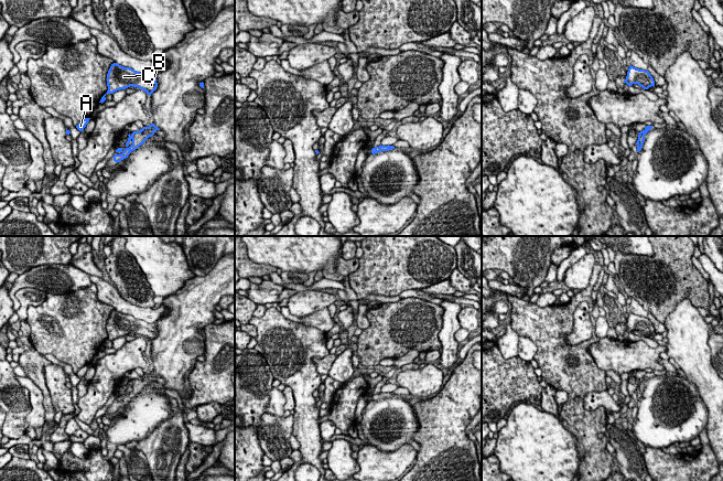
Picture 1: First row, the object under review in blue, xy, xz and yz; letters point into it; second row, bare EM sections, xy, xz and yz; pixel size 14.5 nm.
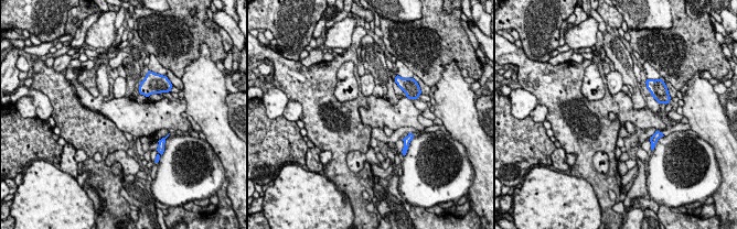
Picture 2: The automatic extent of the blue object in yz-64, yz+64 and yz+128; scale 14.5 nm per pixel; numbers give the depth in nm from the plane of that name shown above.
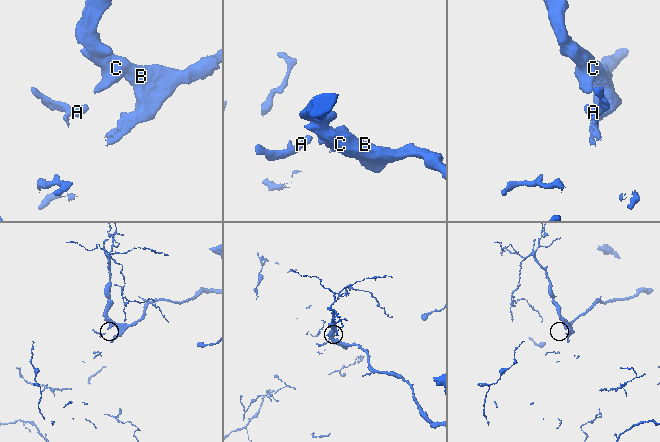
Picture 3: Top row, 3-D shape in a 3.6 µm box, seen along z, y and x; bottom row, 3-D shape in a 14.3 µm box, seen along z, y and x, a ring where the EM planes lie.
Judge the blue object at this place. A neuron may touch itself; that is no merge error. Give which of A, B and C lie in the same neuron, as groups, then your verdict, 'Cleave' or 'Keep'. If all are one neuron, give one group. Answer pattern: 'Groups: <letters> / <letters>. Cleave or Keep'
Groups: A B C. Keep

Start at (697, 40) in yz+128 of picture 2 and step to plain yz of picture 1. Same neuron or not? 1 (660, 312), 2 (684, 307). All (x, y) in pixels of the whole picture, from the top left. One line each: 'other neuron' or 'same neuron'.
1: same neuron
2: other neuron

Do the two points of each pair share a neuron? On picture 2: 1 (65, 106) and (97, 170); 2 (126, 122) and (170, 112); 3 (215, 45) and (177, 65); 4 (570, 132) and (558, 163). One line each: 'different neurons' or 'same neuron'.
1: same neuron
2: same neuron
3: same neuron
4: different neurons

